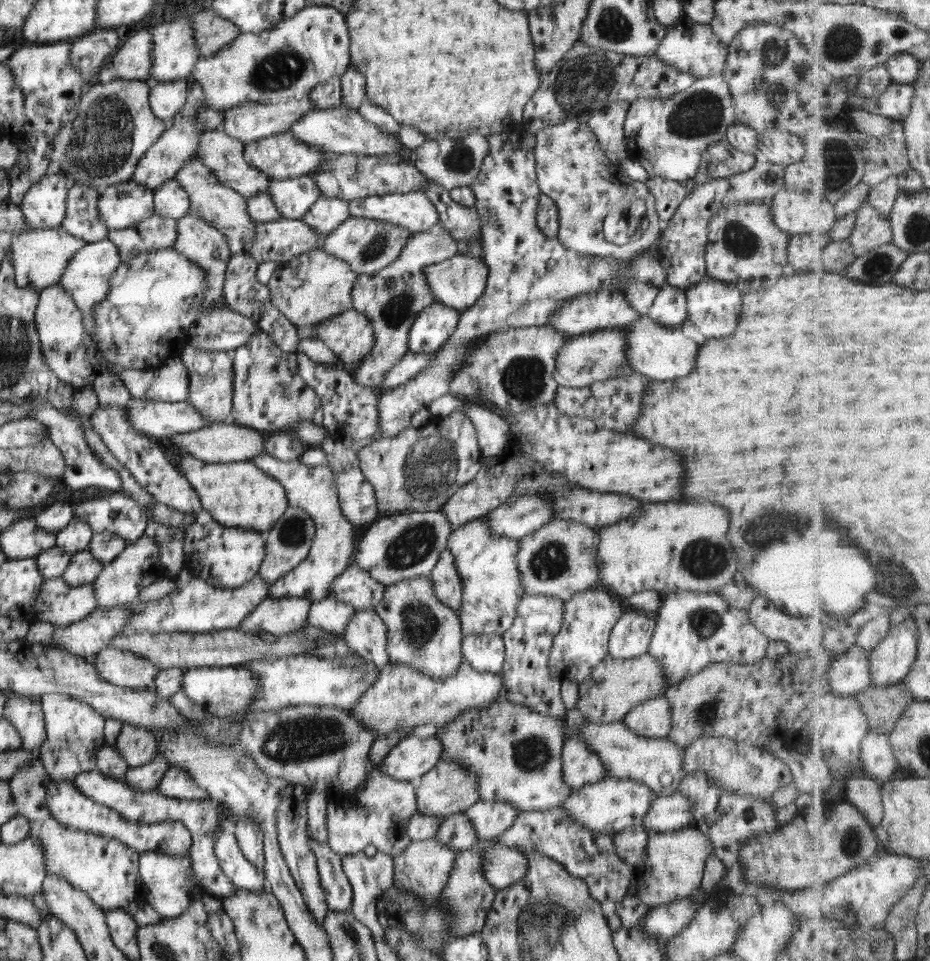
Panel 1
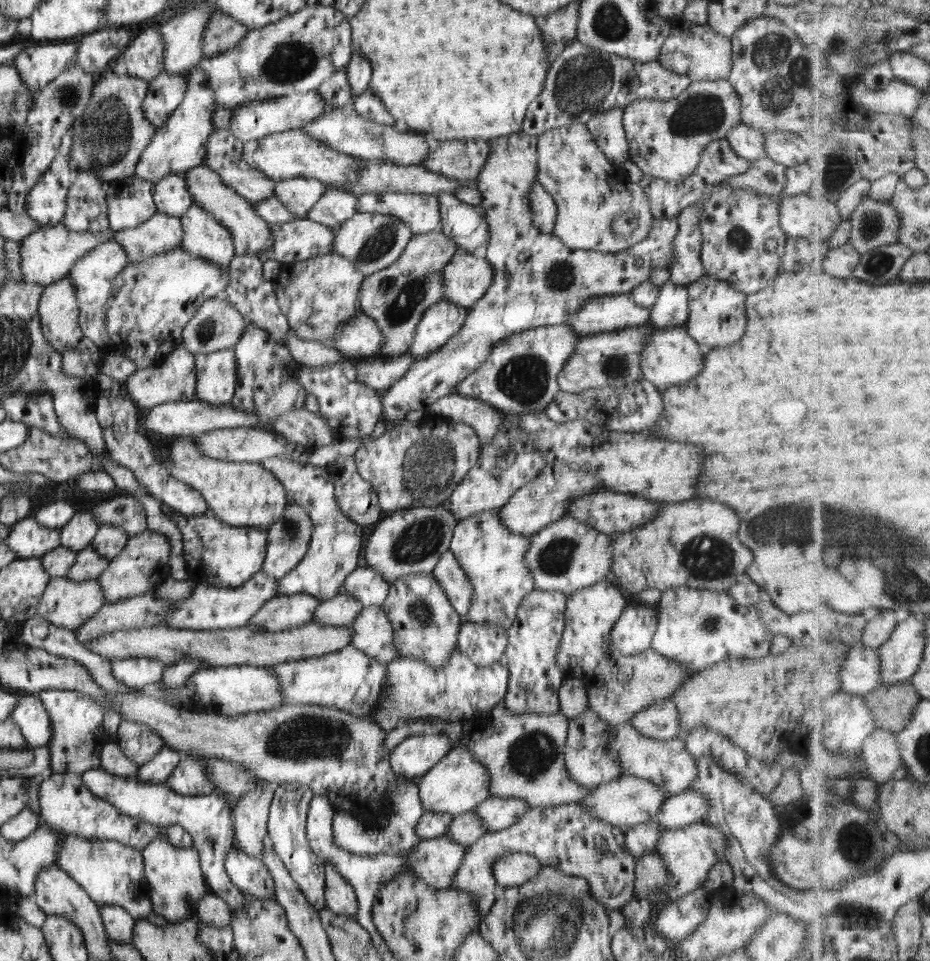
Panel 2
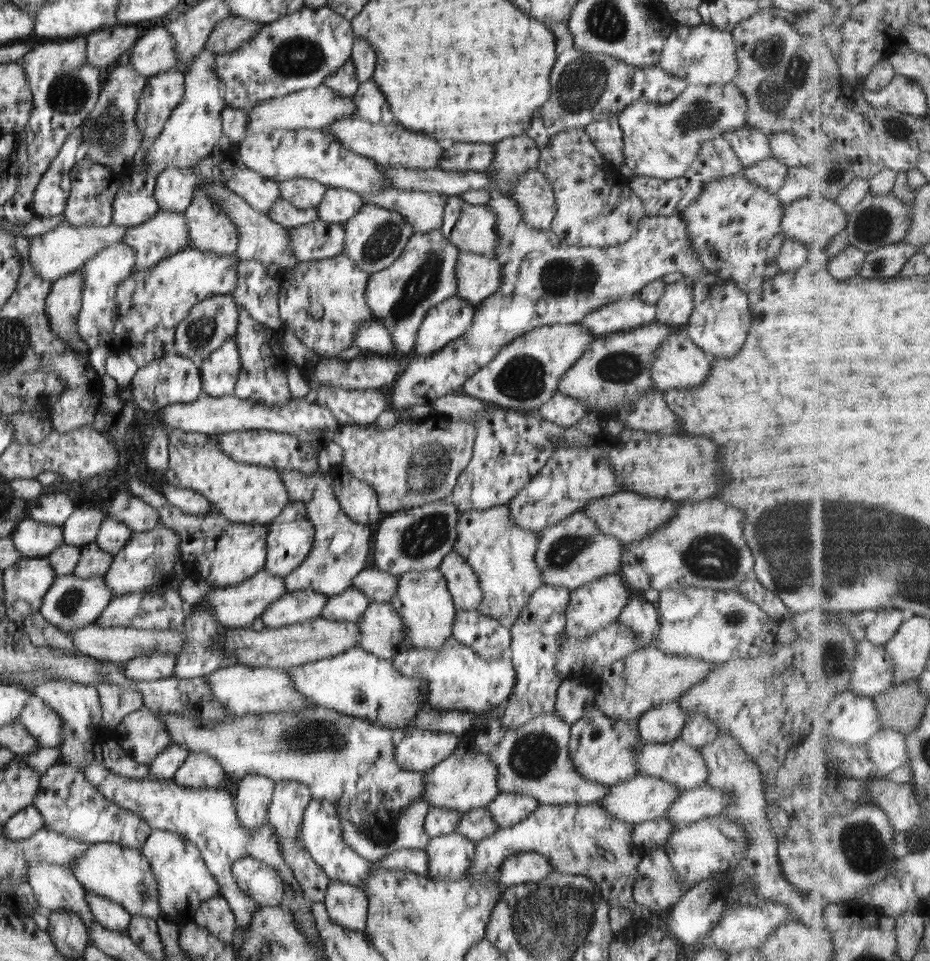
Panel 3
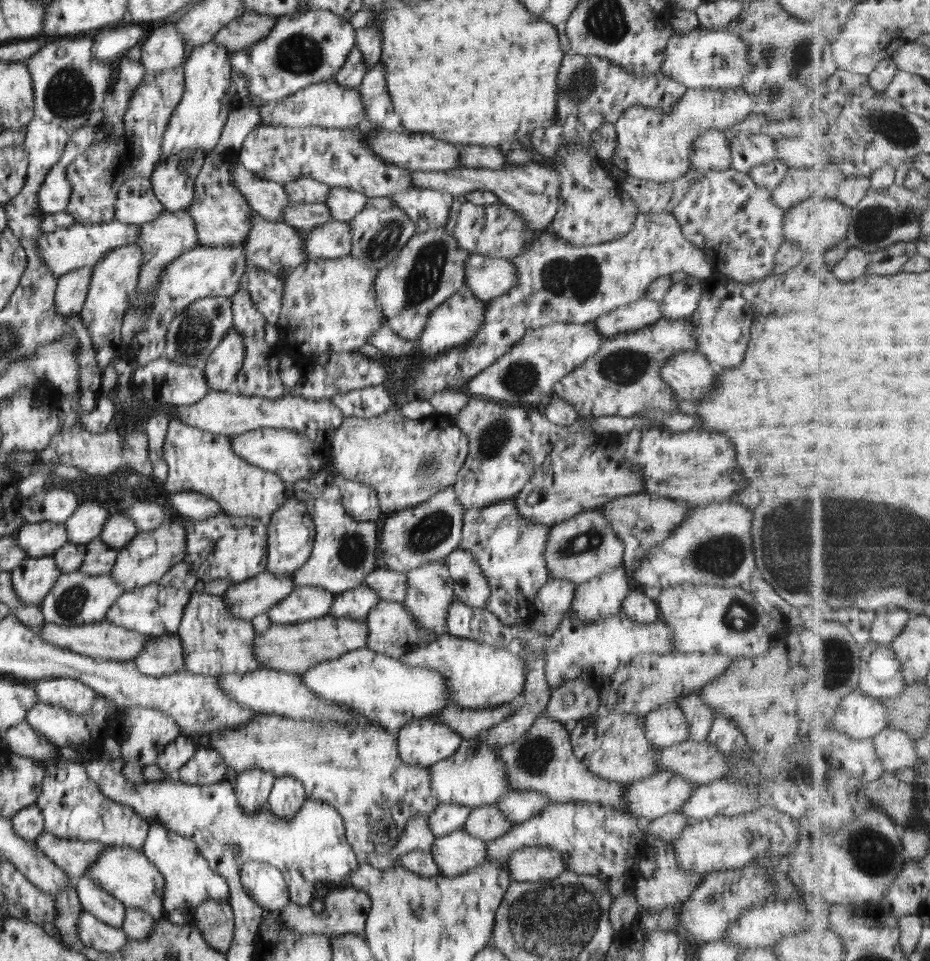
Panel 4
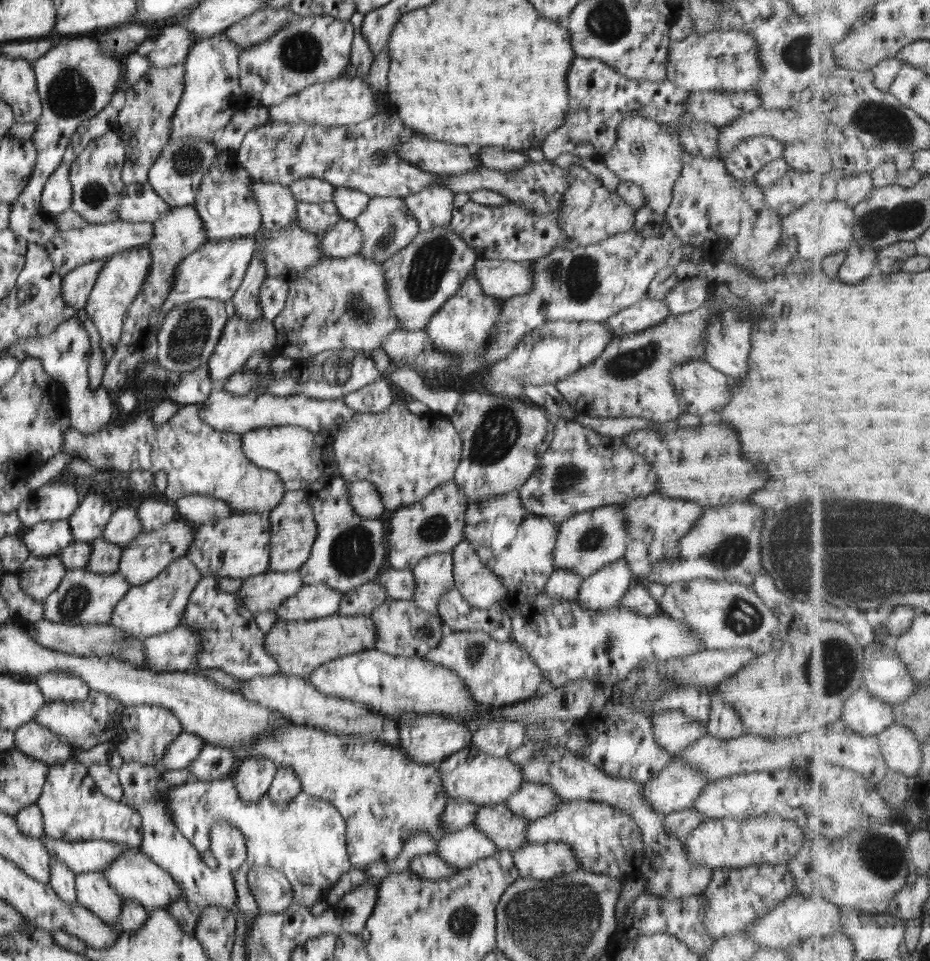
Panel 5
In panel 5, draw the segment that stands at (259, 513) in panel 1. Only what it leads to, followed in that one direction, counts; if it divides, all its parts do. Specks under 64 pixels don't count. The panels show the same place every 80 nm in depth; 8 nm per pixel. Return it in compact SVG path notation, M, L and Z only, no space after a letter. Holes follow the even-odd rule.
M202 403L181 405L162 426L154 426L152 418L142 413L120 426L110 423L88 436L71 427L64 435L60 454L72 454L98 472L149 471L155 474L162 471L167 477L166 497L174 502L189 495L208 495L226 502L234 514L262 514L274 510L286 492L281 478L255 466L244 456L238 434L210 428L200 418L202 407Z

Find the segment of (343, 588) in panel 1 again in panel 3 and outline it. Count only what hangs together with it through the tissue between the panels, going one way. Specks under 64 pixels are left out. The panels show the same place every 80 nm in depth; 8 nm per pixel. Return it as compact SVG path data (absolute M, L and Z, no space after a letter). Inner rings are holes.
M370 566L354 578L352 587L361 590L371 598L372 602L386 602L395 597L399 587L399 576L382 572L376 567Z

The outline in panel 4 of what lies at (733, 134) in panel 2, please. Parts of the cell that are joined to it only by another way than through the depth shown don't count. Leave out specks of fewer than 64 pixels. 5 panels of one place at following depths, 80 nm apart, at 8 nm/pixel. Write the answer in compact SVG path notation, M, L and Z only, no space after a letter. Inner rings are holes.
M741 132L731 141L731 168L748 173L755 166L778 158L775 139L765 132Z

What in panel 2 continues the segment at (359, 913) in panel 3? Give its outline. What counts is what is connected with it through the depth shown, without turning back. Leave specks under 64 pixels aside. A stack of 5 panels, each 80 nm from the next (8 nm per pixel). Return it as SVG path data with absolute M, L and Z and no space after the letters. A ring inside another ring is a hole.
M325 860L325 904L327 910L342 917L355 918L358 912L357 896L351 884L339 874L335 866Z

